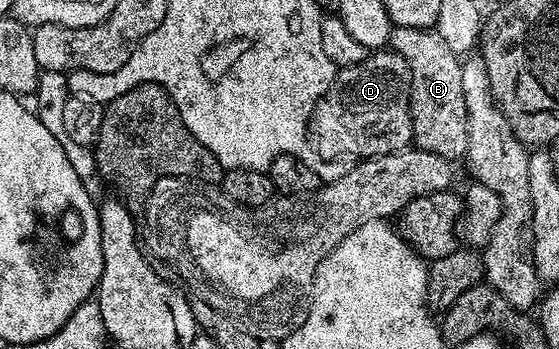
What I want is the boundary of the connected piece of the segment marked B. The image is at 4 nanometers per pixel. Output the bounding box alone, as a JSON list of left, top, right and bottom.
[388,27,468,162]

